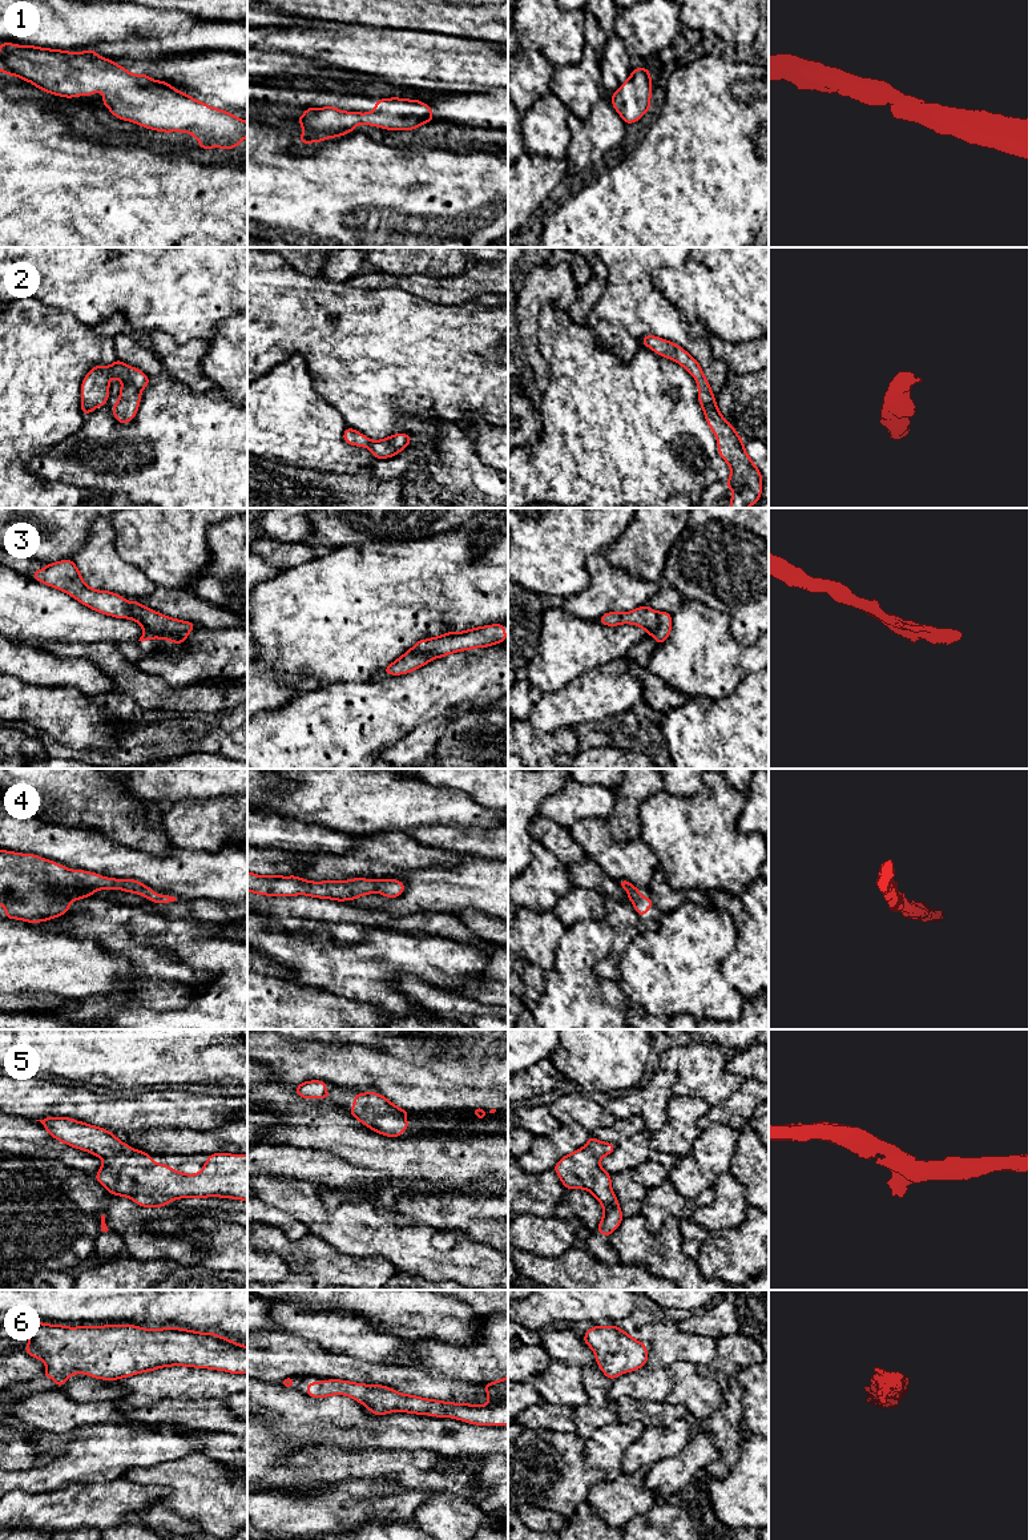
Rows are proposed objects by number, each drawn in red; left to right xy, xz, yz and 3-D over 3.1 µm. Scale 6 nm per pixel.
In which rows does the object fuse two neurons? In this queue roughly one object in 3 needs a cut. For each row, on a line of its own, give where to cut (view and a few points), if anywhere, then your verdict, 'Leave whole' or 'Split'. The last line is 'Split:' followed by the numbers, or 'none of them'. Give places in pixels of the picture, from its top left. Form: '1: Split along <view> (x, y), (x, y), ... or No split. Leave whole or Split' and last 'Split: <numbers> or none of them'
1: No split. Leave whole
2: No split. Leave whole
3: Split along xz (410, 649), (414, 653), (427, 654), (431, 658). Split
4: No split. Leave whole
5: No split. Leave whole
6: No split. Leave whole
Split: 3

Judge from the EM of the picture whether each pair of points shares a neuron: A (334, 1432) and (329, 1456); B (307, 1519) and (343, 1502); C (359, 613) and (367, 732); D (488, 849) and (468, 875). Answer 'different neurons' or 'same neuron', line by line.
A: different neurons
B: same neuron
C: different neurons
D: different neurons

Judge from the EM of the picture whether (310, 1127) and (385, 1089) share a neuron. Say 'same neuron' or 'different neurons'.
different neurons

